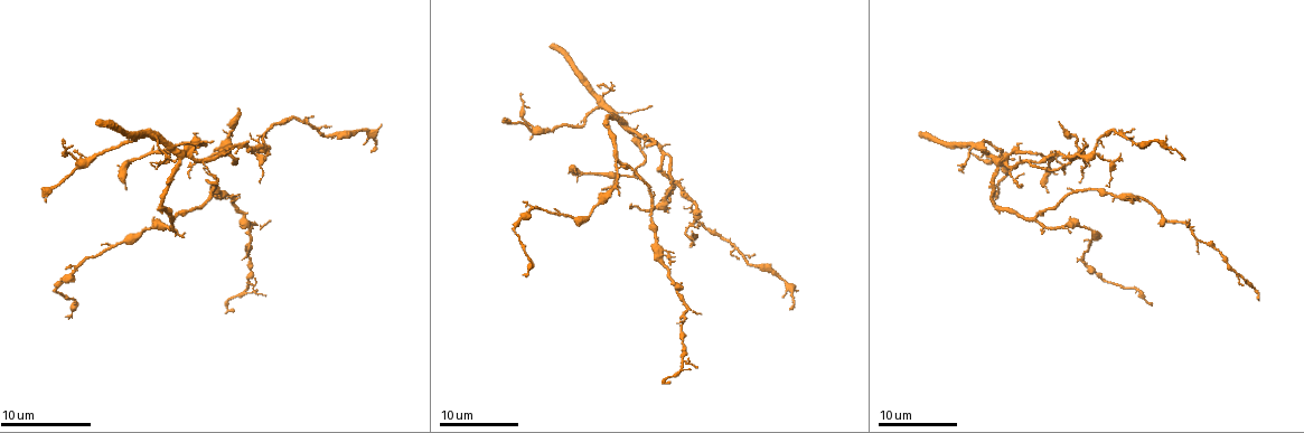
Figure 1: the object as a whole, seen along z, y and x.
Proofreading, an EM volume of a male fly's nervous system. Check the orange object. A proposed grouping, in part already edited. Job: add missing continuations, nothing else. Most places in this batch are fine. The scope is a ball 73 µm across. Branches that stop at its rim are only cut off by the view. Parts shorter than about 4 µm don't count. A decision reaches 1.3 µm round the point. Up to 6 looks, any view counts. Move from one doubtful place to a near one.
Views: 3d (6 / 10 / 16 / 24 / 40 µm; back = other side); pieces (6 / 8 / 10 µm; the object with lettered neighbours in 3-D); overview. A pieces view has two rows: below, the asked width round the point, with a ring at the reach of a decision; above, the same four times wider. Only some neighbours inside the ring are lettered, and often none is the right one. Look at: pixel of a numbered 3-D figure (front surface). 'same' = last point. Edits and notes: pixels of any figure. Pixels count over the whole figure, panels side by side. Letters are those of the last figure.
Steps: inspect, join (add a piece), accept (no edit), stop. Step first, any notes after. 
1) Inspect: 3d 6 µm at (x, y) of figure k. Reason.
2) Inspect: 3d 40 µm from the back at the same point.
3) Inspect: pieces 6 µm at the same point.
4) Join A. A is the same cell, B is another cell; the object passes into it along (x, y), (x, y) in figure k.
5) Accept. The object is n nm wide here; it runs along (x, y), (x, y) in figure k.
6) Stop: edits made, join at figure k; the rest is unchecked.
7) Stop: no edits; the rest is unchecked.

Inspect: 3d 10 µm at (1258, 299) of figure 1. Long arm stops here.

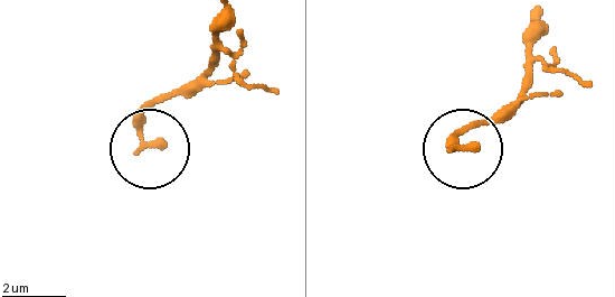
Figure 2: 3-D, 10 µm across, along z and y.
Inspect: pieces 6 µm at (161, 142) of figure 2. See the neighbours.

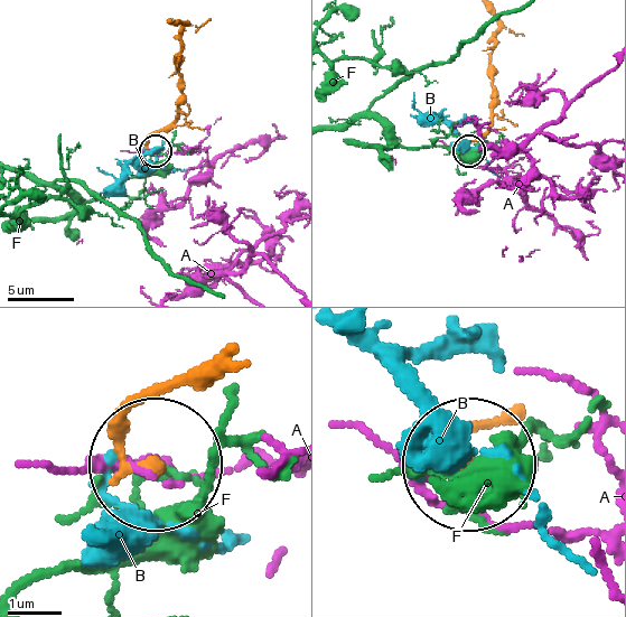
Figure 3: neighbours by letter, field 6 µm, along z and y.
Accept. A, B and F are other cells; none of them fits.

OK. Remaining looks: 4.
Inspect: 3d 6 µm at (1061, 124) of figure 1. Tapers out.

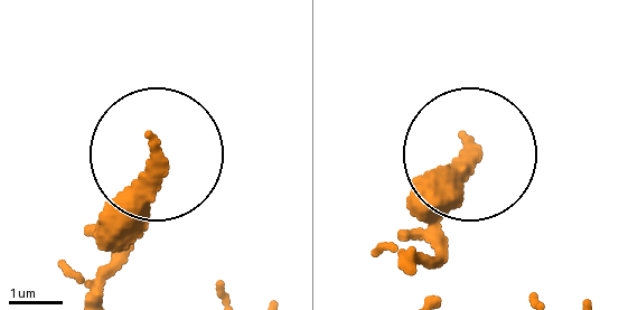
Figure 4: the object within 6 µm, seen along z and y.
Inspect: pieces 10 µm at (155, 145) of figure 4.

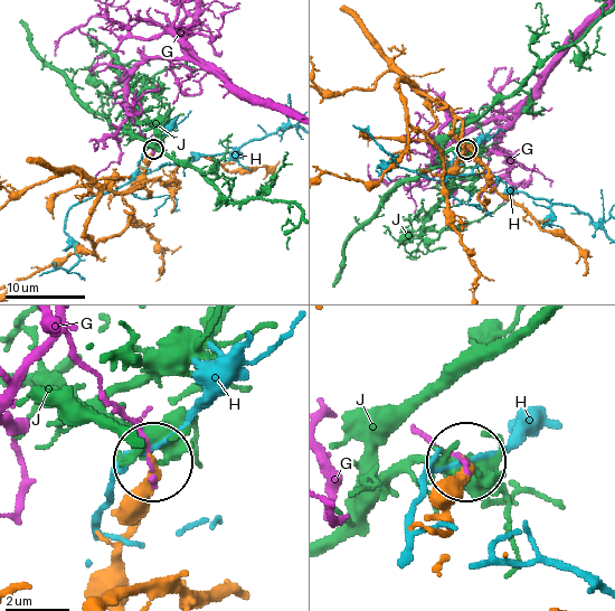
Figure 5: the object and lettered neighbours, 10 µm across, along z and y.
Accept. G, H and J are other cells; none of them fits.

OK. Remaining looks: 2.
Inspect: pieces 10 µm at (1048, 193) of figure 1. Branch stops here.

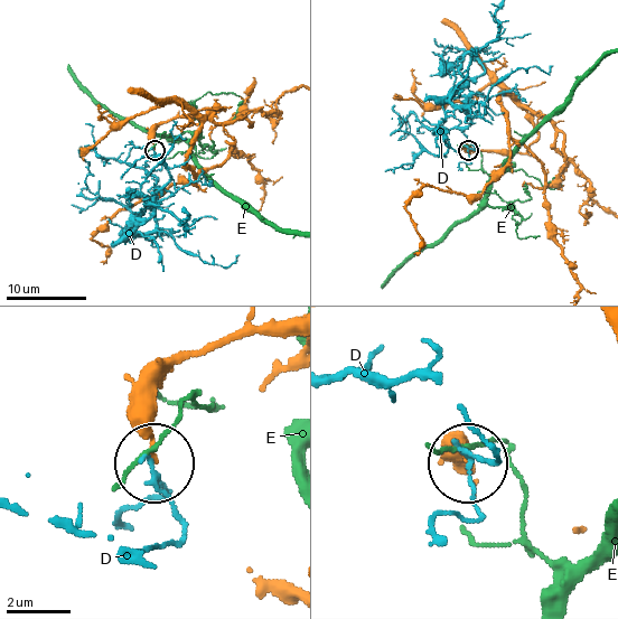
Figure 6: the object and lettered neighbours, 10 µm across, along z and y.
Accept. D and E are other cells; it runs along (274, 325), (234, 329), (162, 381), (155, 396), (155, 458) in figure 6; no lettered piece goes on from it.

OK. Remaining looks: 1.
Stop: no edits; the rest is unchecked.

